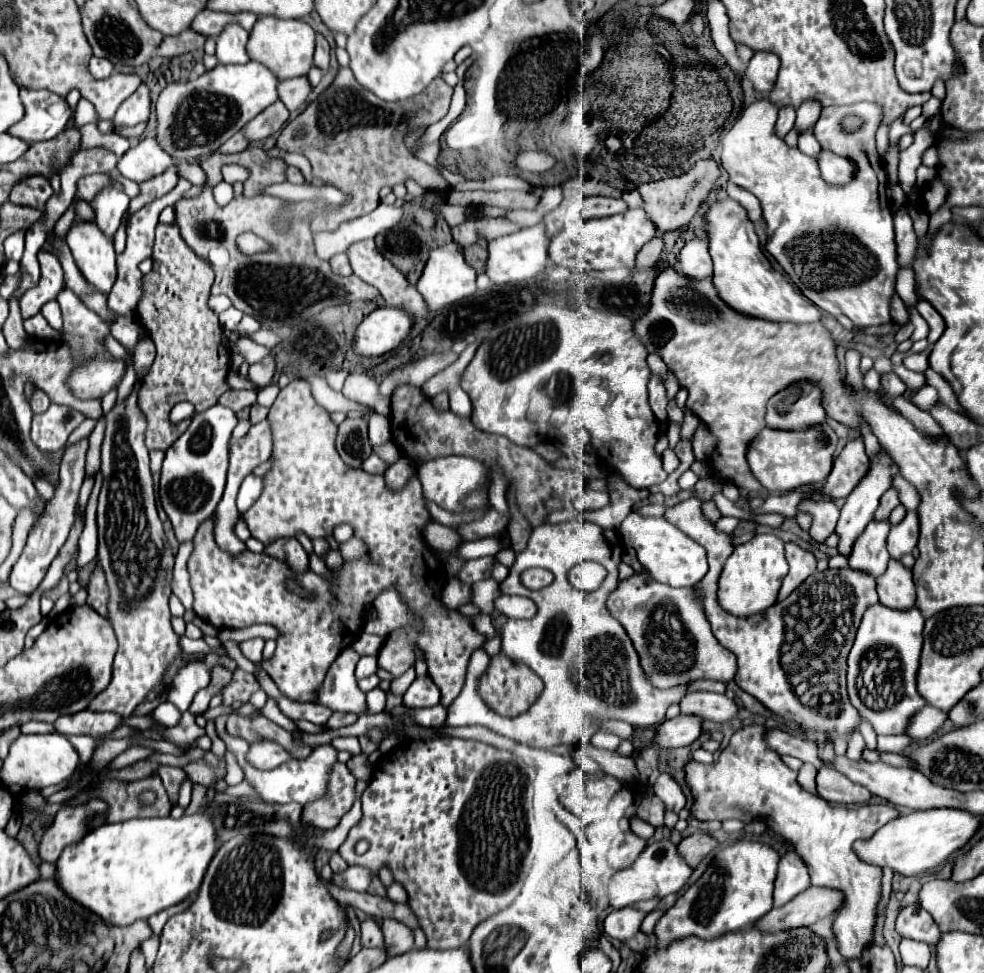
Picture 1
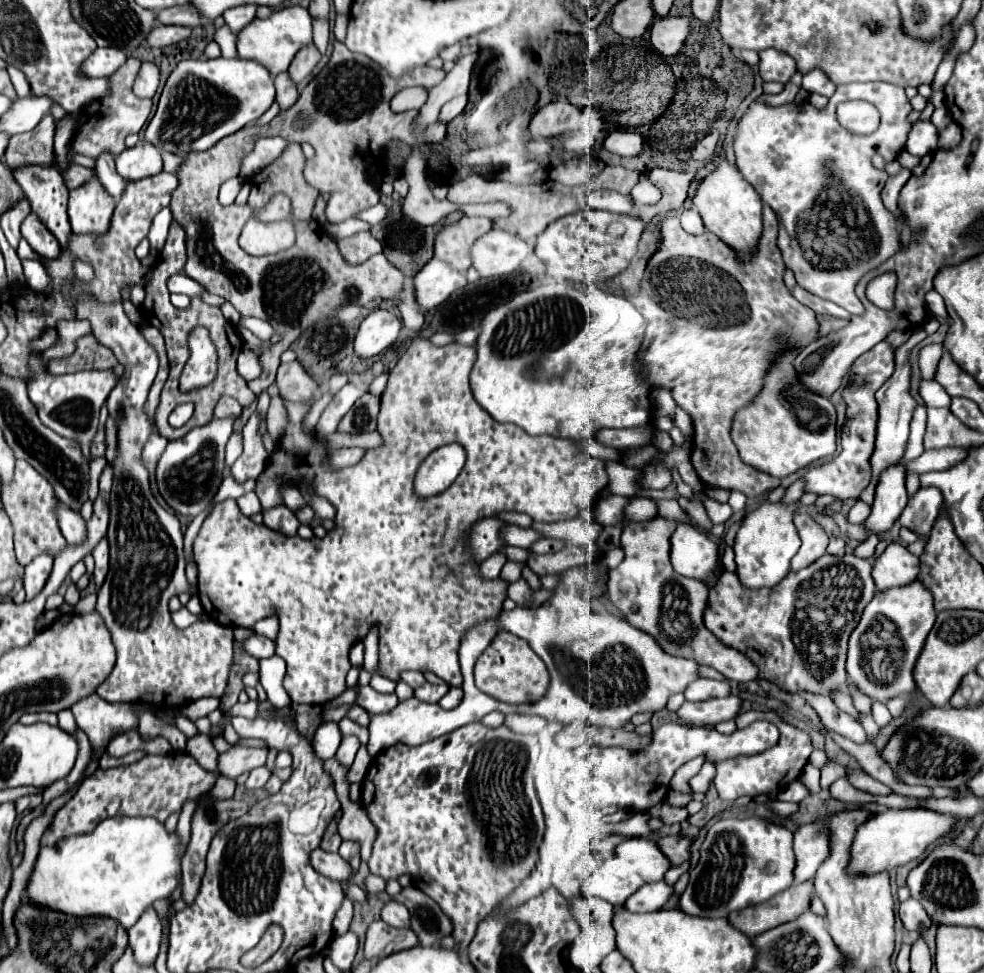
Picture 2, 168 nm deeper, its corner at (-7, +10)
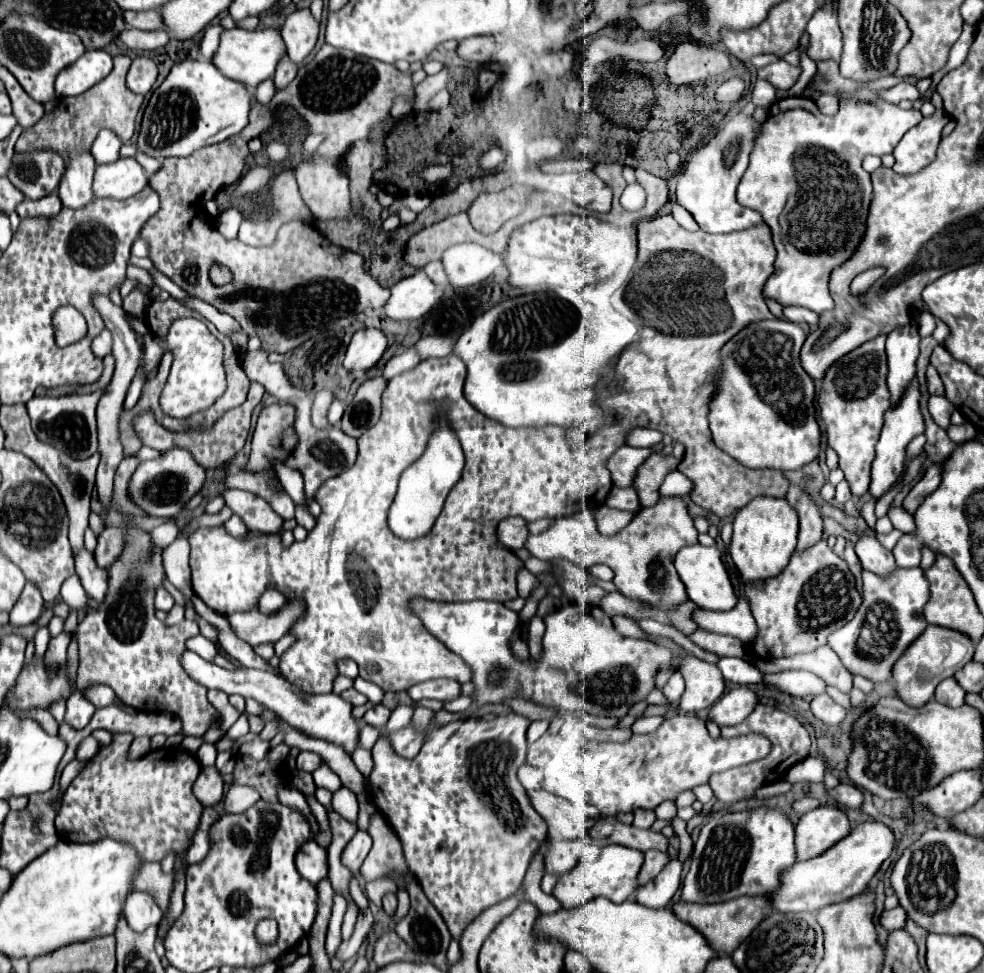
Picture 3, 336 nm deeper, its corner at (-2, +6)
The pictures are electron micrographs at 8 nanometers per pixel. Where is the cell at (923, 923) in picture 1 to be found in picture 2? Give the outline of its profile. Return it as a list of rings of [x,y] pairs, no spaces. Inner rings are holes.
[[[913,898],[901,902],[899,918],[901,918],[901,922],[903,922],[903,926],[907,930],[923,932],[923,930],[927,930],[931,926],[931,918],[925,914],[923,906],[917,900],[913,900]]]

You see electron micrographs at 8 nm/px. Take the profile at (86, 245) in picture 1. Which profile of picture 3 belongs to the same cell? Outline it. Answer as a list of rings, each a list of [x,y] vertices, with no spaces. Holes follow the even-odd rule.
[[[90,152],[72,154],[68,160],[68,172],[64,172],[64,180],[58,186],[58,196],[64,208],[84,208],[96,200],[92,182],[94,182],[96,162]]]

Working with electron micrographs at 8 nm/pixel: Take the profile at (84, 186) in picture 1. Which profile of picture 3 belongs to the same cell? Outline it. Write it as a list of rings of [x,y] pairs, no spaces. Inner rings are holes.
[[[52,150],[22,154],[16,152],[8,180],[24,192],[26,198],[38,200],[56,192],[62,176],[66,172],[66,162]]]

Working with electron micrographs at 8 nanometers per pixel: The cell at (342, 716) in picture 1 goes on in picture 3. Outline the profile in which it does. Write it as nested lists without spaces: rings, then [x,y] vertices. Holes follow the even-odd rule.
[[[362,724],[362,728],[360,728],[360,746],[362,748],[372,748],[378,738],[380,738],[380,730],[378,728]]]

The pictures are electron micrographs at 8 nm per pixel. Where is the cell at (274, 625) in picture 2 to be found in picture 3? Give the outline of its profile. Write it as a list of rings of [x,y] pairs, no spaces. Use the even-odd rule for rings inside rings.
[[[268,590],[268,592],[264,592],[264,596],[258,602],[258,610],[264,614],[276,614],[278,610],[284,608],[284,604],[286,604],[286,600],[284,600],[284,596],[280,596],[280,592]]]

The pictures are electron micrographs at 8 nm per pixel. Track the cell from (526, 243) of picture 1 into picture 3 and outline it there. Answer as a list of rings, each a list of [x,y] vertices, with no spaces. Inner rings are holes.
[[[464,242],[444,252],[442,264],[452,286],[472,286],[488,280],[502,268],[504,254],[496,254],[474,242]]]

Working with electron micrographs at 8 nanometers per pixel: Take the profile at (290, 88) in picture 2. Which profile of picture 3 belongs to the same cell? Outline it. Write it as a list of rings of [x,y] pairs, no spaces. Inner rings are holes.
[[[284,56],[284,60],[280,62],[280,68],[276,68],[276,74],[274,74],[274,84],[276,84],[276,90],[282,90],[286,88],[294,78],[296,78],[296,64],[292,64],[288,60],[288,56]]]

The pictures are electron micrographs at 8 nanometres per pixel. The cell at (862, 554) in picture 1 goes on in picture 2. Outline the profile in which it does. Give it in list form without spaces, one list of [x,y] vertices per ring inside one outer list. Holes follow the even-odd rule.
[[[897,462],[891,468],[885,468],[879,474],[879,482],[875,486],[875,502],[871,516],[867,518],[865,526],[871,534],[885,534],[891,530],[895,518],[903,512],[907,504],[907,490],[905,490],[905,464]]]

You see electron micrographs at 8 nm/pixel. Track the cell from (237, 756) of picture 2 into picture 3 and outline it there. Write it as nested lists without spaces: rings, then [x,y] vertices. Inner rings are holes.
[[[204,766],[194,784],[194,794],[204,806],[214,806],[224,796],[224,778],[216,766]]]

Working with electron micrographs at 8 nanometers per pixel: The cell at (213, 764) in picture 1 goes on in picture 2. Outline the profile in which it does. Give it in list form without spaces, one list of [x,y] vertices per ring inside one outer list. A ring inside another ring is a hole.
[[[169,752],[165,756],[147,754],[129,766],[117,766],[109,770],[97,768],[81,782],[77,794],[55,814],[53,826],[43,836],[41,846],[53,846],[57,840],[67,836],[89,834],[101,820],[115,816],[153,816],[155,820],[165,822],[173,812],[181,812],[185,802],[197,800],[208,792],[215,781],[216,775],[202,768],[187,752]]]

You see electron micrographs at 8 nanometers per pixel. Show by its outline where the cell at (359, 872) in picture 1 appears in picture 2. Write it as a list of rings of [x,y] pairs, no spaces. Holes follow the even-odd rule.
[[[317,848],[309,854],[309,858],[311,858],[313,868],[317,868],[317,872],[321,872],[323,876],[327,876],[331,880],[347,882],[351,876],[351,866],[339,854],[331,854],[331,852]]]

